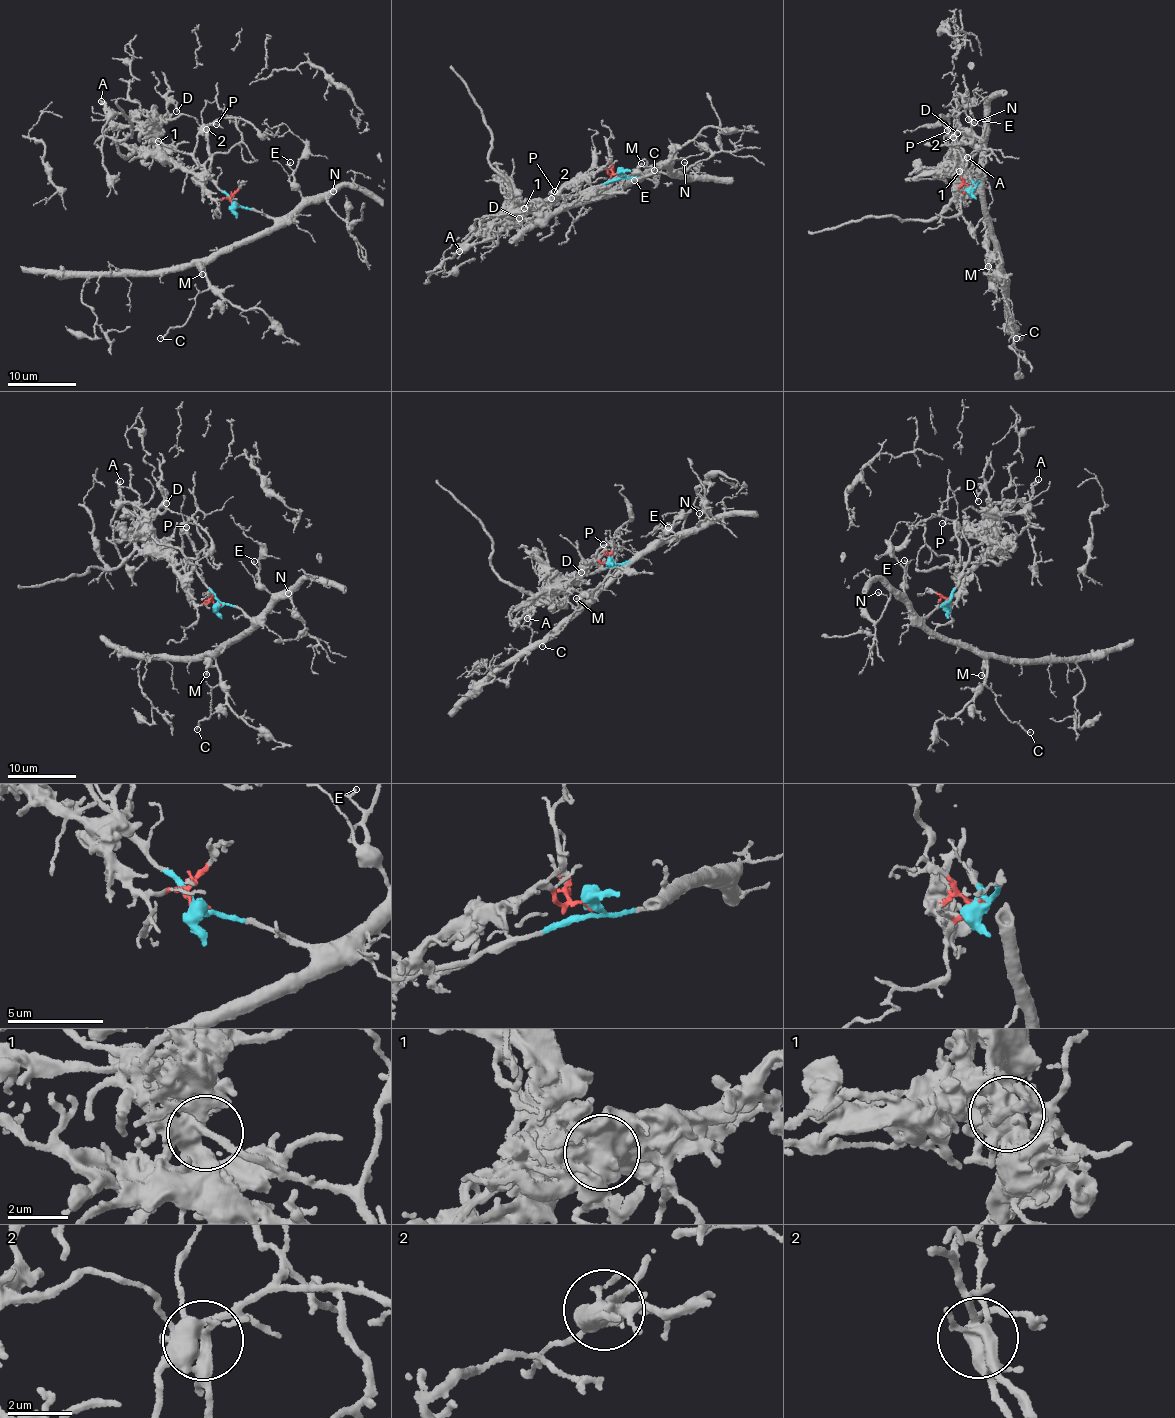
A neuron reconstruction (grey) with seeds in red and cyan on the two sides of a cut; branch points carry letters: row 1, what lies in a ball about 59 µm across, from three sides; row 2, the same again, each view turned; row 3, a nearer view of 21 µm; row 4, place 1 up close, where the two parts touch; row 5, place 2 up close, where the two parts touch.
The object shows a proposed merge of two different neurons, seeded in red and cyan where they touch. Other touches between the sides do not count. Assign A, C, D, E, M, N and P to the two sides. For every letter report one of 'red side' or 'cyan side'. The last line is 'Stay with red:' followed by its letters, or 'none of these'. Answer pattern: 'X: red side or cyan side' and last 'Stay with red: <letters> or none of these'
A: red side
C: cyan side
D: red side
E: cyan side
M: cyan side
N: cyan side
P: red side
Stay with red: A, D, P

